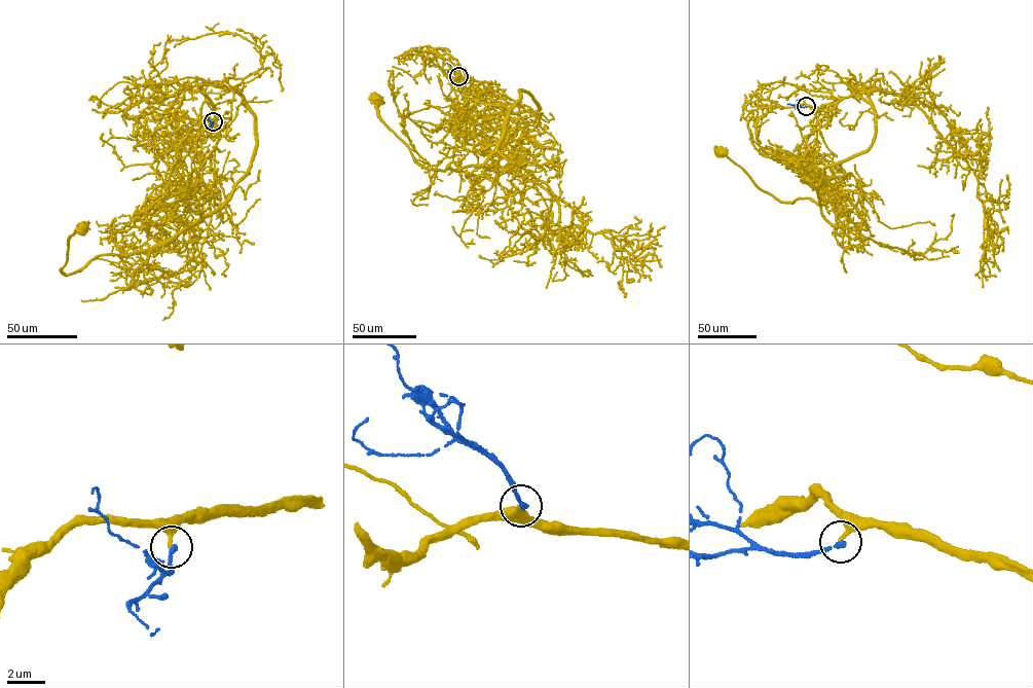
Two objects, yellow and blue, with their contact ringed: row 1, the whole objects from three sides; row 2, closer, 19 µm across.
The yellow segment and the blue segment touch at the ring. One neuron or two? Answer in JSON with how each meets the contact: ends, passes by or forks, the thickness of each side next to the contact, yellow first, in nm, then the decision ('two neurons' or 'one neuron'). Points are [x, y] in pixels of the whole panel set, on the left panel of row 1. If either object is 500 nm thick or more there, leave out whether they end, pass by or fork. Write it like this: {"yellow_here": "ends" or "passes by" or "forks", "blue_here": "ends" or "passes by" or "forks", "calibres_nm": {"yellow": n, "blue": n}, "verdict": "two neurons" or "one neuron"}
{"yellow_here": "ends", "blue_here": "ends", "calibres_nm": {"yellow": 240, "blue": 280}, "verdict": "two neurons"}

